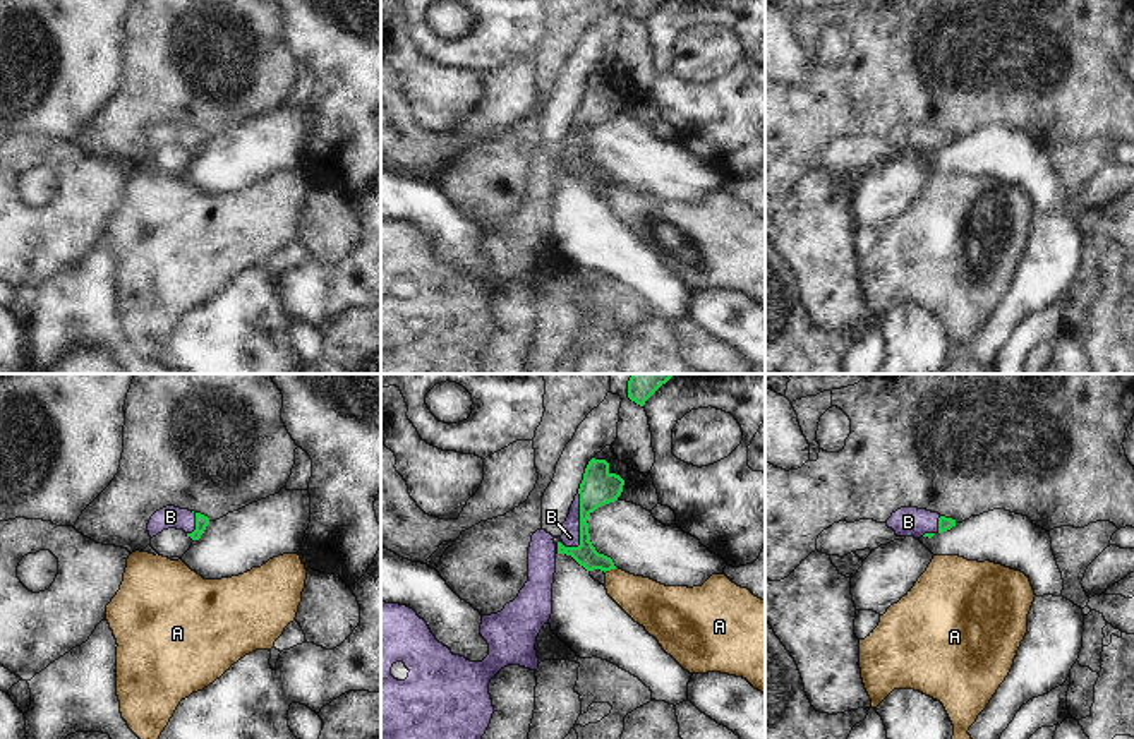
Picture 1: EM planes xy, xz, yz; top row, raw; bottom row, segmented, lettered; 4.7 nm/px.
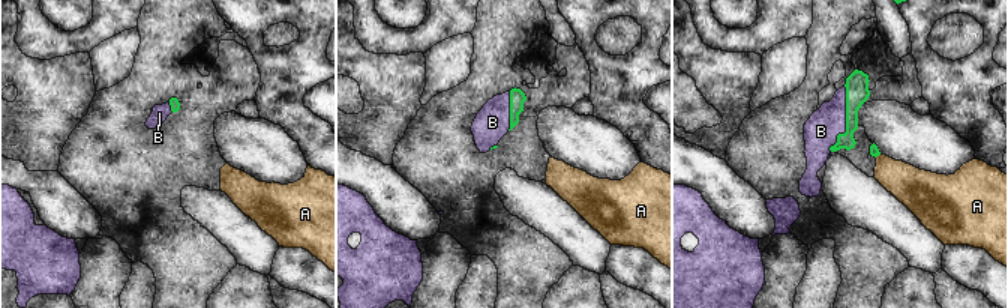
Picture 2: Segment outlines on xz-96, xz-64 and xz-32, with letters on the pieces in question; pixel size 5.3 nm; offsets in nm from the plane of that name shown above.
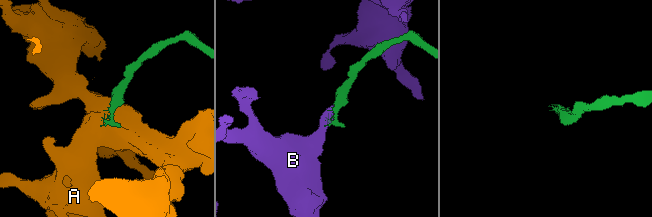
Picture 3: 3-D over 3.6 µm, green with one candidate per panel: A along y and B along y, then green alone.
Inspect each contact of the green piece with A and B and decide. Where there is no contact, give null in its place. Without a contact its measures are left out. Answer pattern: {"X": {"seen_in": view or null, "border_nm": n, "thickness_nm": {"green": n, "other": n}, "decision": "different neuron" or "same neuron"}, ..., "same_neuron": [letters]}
{"A": {"seen_in": "xz", "border_nm": 70, "thickness_nm": {"green": 110, "other": 220}, "decision": "different neuron"}, "B": {"seen_in": "xz", "border_nm": 280, "thickness_nm": {"green": 170, "other": 90}, "decision": "same neuron"}, "same_neuron": ["B"]}

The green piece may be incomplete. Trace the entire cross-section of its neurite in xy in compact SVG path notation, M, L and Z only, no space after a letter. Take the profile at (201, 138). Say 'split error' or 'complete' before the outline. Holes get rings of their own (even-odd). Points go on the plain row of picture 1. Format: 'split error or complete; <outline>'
split error; M166 122L151 132L148 139L148 147L149 153L153 154L163 146L177 144L184 146L187 153L190 153L192 156L199 156L208 141L209 134L201 129Z

